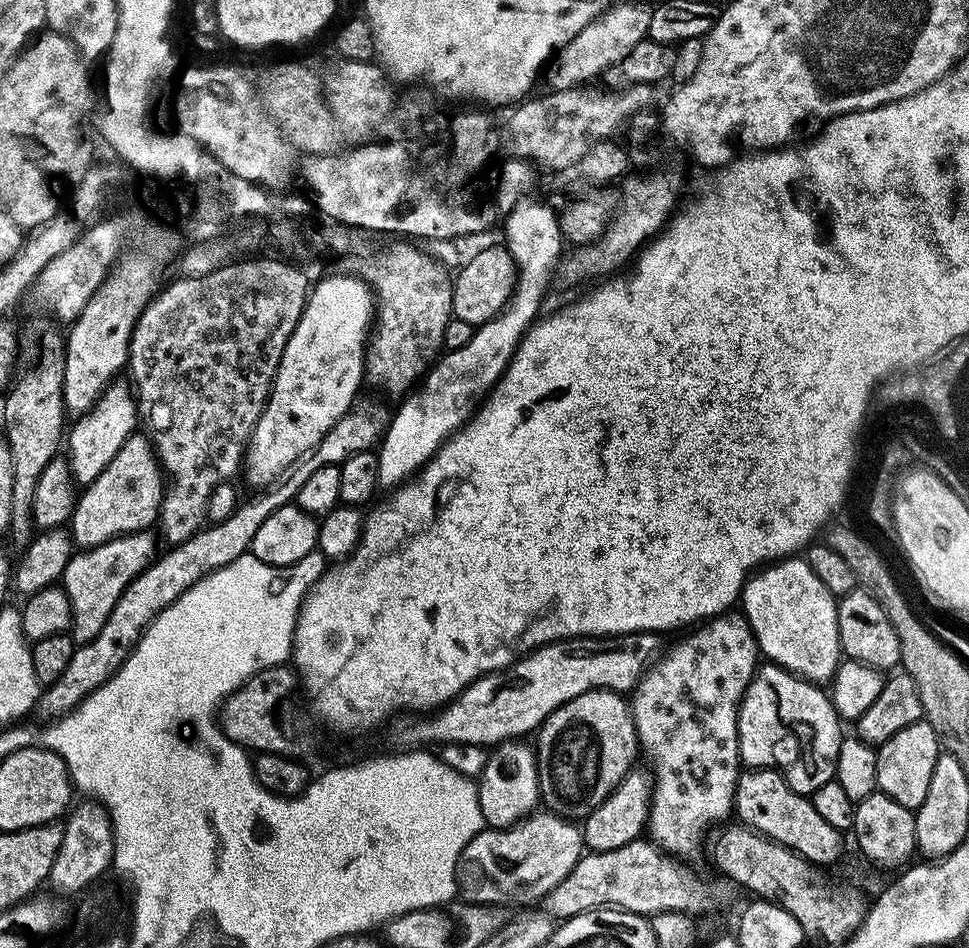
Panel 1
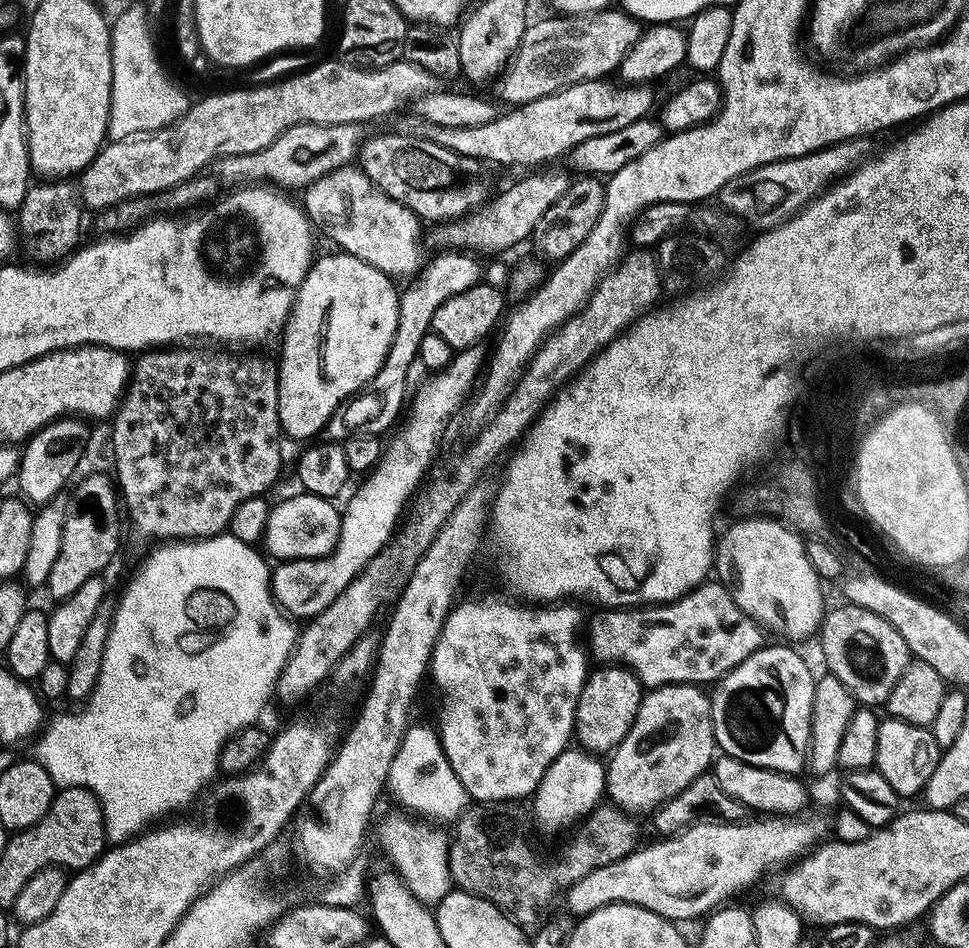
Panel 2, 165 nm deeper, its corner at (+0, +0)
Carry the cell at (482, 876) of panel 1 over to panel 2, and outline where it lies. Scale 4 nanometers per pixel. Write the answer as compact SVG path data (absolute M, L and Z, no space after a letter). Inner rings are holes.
M570 746L550 764L539 780L531 802L537 822L548 832L573 827L599 807L607 791L607 767L593 753Z

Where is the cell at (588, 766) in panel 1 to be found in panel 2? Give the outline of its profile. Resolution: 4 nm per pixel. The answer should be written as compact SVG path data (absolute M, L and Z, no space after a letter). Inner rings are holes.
M600 666L589 675L576 707L574 740L581 749L593 754L611 753L626 738L638 714L642 685L628 668Z

